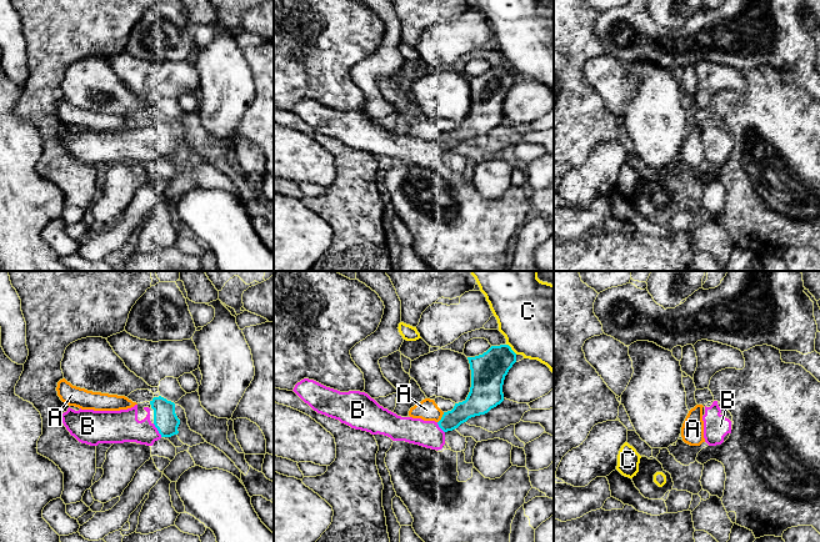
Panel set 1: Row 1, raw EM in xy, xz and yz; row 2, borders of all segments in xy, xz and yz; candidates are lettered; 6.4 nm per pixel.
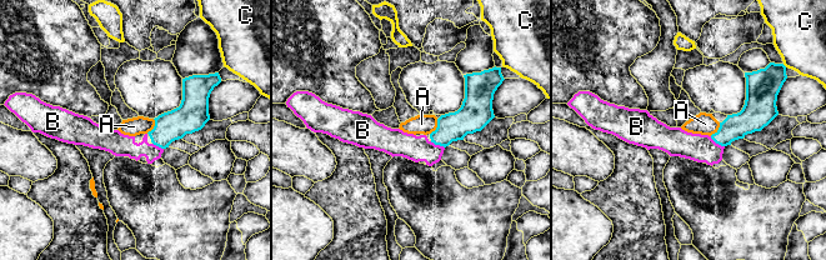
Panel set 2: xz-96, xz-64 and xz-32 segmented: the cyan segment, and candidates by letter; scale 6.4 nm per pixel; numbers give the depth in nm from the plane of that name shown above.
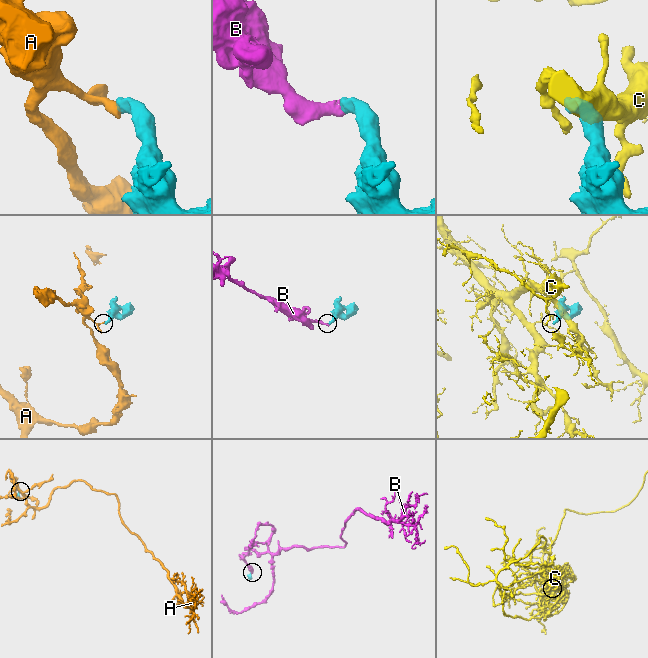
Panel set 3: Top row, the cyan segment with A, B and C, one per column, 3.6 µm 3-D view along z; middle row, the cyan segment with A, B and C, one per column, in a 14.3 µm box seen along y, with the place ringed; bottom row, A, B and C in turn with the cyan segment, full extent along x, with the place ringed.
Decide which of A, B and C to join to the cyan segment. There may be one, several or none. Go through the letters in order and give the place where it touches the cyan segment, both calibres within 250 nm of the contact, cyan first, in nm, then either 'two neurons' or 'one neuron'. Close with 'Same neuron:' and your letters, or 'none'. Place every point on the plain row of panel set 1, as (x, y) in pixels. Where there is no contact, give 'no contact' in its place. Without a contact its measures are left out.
A: meets cyan in xz at (441, 137); 150 nm thick on the cyan side, 140 nm on the other; two neurons
B: meets cyan in xy at (158, 150); 160 nm thick on the cyan side, 220 nm on the other; one neuron
C: meets cyan in xz at (510, 69); 220 nm thick on the cyan side, 480 nm on the other; two neurons
Same neuron: B

